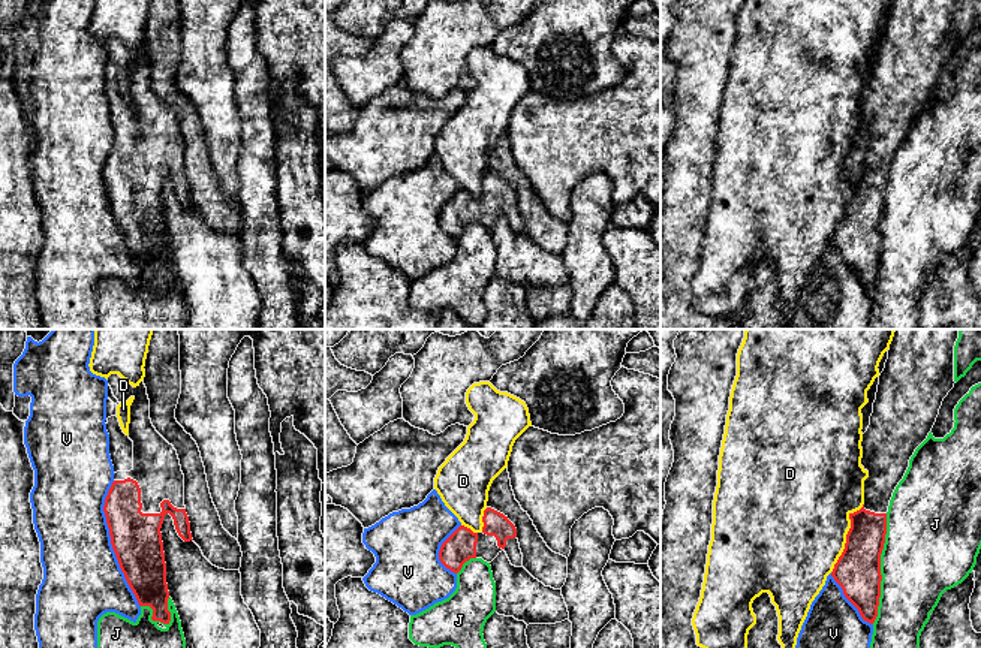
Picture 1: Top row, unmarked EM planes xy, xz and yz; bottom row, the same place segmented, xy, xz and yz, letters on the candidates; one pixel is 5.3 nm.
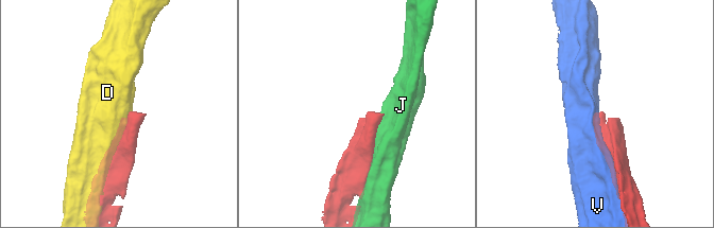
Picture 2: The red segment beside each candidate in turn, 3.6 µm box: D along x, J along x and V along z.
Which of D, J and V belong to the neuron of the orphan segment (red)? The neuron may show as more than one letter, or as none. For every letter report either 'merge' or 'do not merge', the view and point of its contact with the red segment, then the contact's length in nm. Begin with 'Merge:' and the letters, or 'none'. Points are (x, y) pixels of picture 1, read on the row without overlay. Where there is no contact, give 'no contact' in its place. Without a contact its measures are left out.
Merge: none
D: do not merge; contact yz (846, 201); length 420 nm
J: do not merge; contact yz (879, 234); length 600 nm
V: do not merge; contact xy (111, 208); length 700 nm

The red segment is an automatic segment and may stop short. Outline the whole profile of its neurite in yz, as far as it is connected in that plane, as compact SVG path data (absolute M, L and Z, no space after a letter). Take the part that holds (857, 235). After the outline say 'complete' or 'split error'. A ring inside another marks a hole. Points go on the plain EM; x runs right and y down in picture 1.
M894 0L885 33L879 40L870 90L863 99L861 130L869 136L864 145L864 169L849 178L851 193L831 241L845 262L870 289L878 281L881 262L881 218L887 199L887 177L899 147L903 144L915 114L932 96L944 63L954 52L954 10L959 0Z | split error

